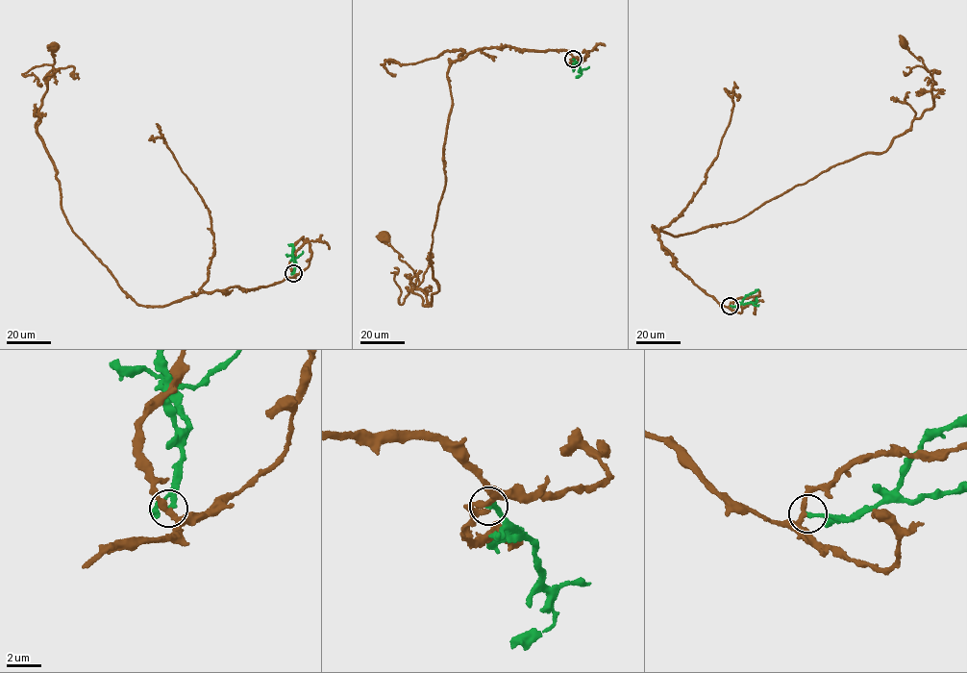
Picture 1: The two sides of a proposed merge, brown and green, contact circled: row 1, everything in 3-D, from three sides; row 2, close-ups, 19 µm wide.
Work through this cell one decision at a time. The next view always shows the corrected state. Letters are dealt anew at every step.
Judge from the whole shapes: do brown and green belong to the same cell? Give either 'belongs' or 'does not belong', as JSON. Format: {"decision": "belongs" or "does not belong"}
{"decision": "does not belong"}

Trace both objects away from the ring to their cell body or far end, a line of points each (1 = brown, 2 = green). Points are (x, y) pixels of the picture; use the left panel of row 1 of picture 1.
1: (293, 273), (263, 286), (205, 291), (161, 306), (137, 304), (121, 288), (67, 222), (37, 128), (53, 47)
2: (293, 273), (293, 249), (287, 244)

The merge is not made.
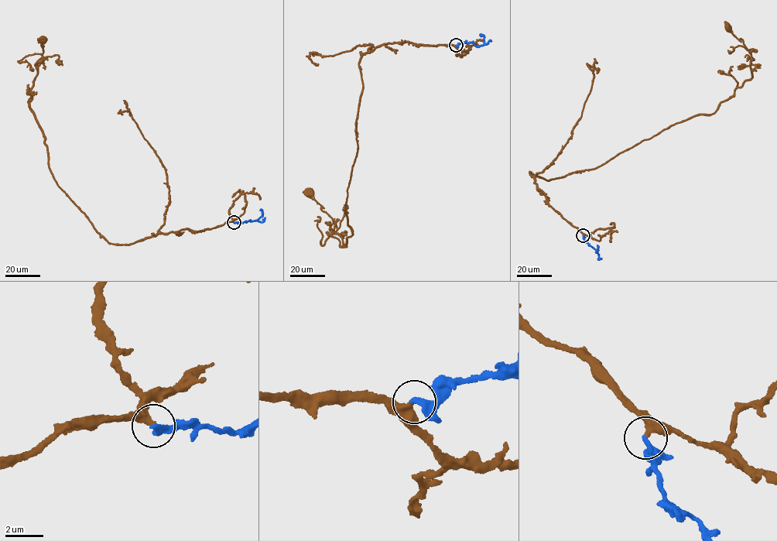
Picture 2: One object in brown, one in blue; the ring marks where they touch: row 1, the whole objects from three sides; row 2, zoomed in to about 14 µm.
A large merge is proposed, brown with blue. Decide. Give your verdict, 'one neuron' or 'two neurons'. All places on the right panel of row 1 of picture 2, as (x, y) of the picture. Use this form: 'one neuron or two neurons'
one neuron

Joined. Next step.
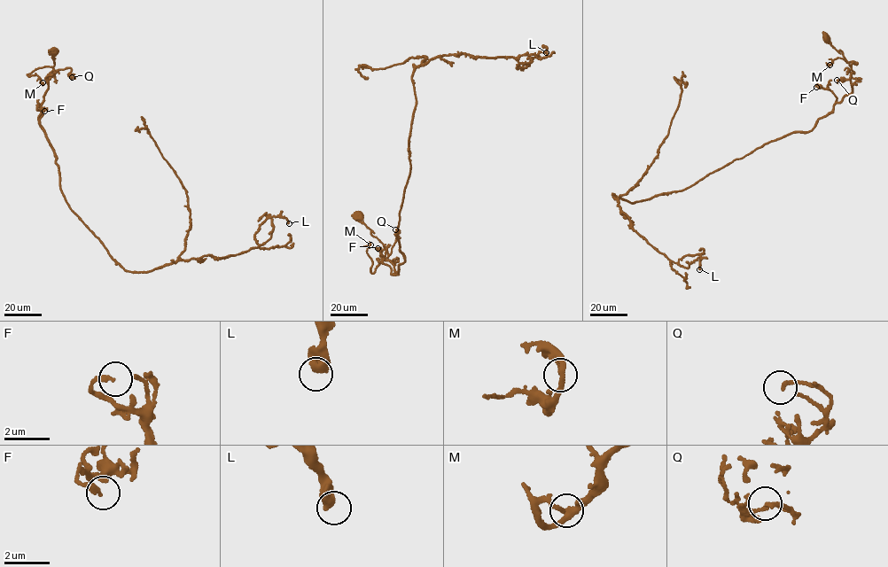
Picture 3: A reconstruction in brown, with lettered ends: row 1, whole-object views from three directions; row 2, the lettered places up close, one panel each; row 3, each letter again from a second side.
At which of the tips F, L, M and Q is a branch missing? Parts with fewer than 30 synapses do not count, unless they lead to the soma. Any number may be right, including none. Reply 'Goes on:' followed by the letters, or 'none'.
Goes on: none

